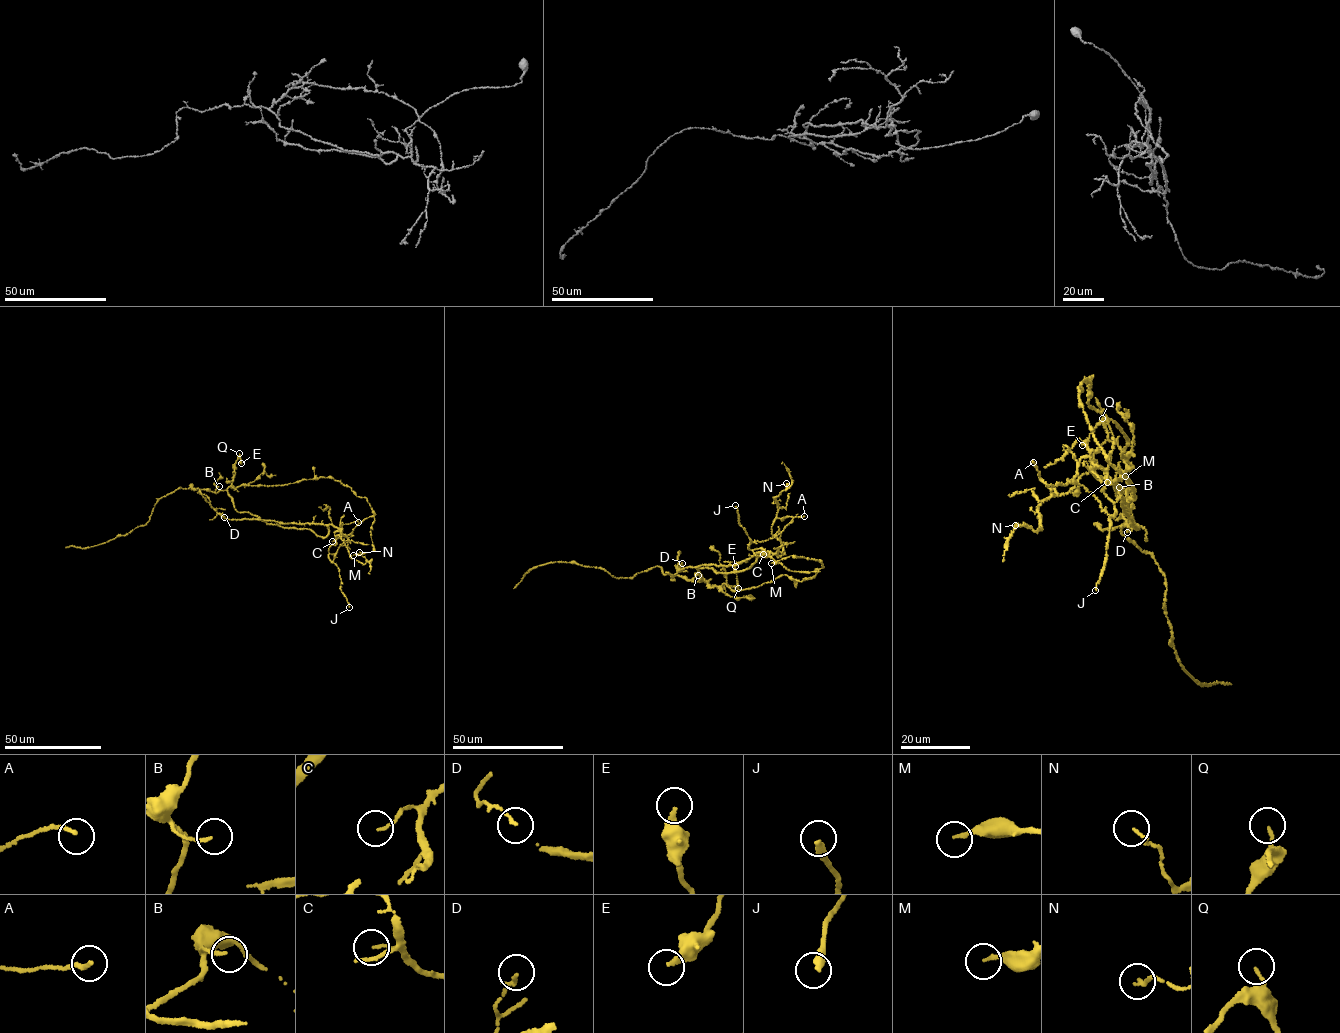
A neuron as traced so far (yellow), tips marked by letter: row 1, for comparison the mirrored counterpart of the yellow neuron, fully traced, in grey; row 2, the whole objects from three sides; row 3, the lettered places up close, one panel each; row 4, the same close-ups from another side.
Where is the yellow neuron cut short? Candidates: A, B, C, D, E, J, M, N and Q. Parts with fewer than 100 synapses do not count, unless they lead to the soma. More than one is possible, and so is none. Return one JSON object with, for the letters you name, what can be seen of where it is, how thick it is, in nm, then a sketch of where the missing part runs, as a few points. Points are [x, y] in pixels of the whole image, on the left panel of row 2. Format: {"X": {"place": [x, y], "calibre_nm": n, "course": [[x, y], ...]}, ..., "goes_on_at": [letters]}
{"goes_on_at": []}

